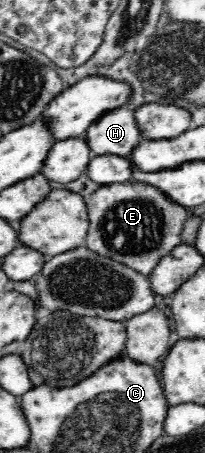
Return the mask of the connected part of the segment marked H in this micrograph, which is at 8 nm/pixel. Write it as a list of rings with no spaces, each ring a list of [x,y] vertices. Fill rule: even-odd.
[[[119,107],[110,110],[108,113],[103,113],[101,118],[94,121],[87,129],[83,138],[86,140],[93,156],[116,154],[118,156],[128,156],[134,151],[134,148],[138,147],[138,142],[142,140],[140,134],[141,130],[138,129],[134,111],[126,107]]]

